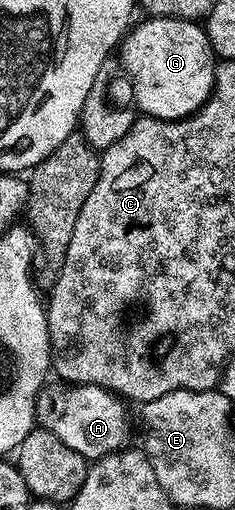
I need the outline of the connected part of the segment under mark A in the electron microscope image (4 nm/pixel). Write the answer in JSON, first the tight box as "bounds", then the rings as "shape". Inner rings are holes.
{"bounds":[34,384,130,462],"shape":[[[91,384],[50,387],[43,387],[38,395],[34,414],[37,423],[56,434],[64,446],[76,450],[76,454],[80,454],[87,462],[112,456],[127,447],[126,435],[130,432],[130,424],[126,421],[127,405],[113,392]]]}

